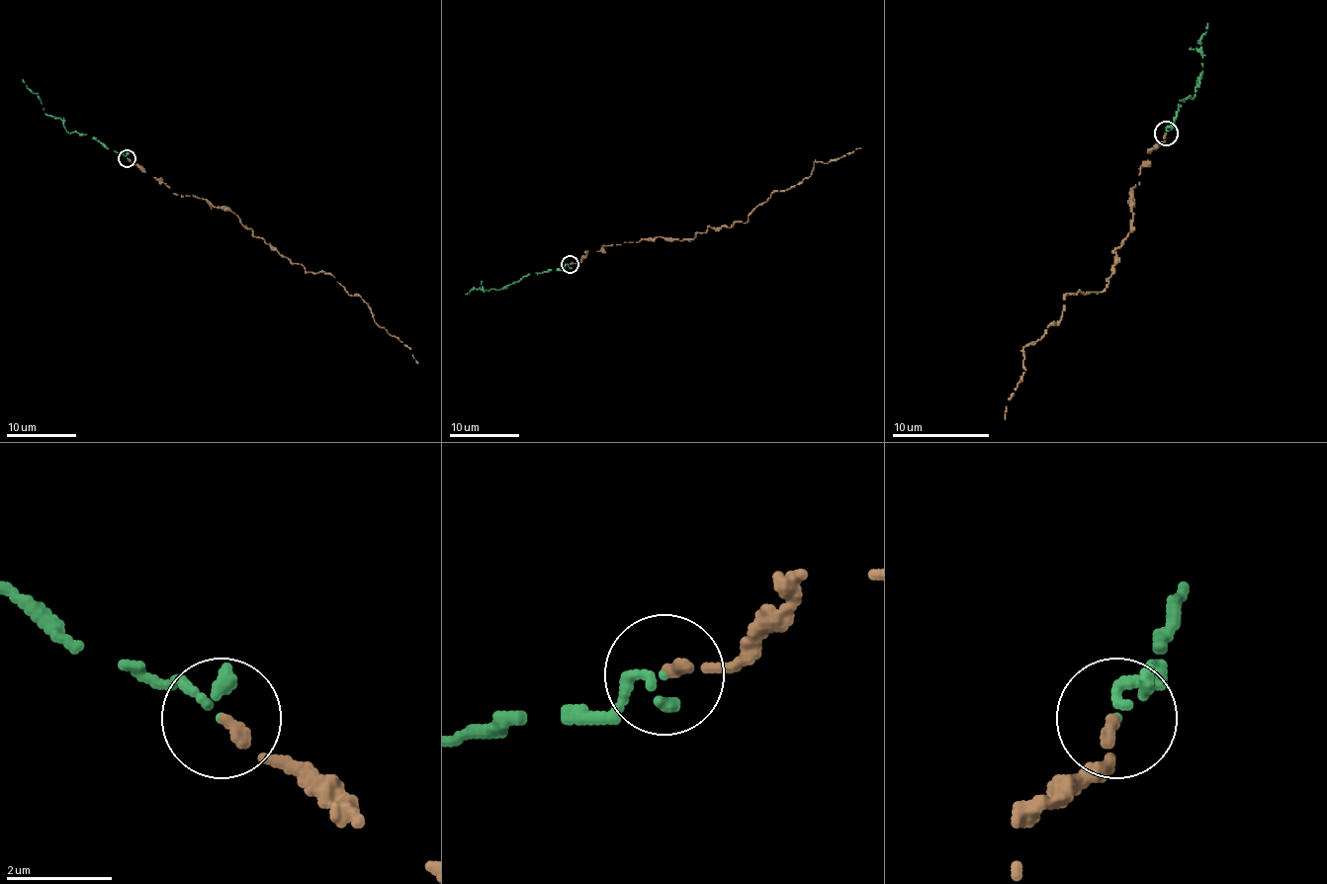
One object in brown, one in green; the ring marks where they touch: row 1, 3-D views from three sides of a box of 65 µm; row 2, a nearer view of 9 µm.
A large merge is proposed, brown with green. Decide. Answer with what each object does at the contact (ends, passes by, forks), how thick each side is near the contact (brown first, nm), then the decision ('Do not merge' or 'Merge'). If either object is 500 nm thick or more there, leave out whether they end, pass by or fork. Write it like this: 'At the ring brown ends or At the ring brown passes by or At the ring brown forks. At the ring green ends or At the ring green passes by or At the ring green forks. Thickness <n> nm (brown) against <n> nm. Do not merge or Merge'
At the ring brown ends. At the ring green passes by. Thickness 220 nm (brown) against 110 nm. Merge

